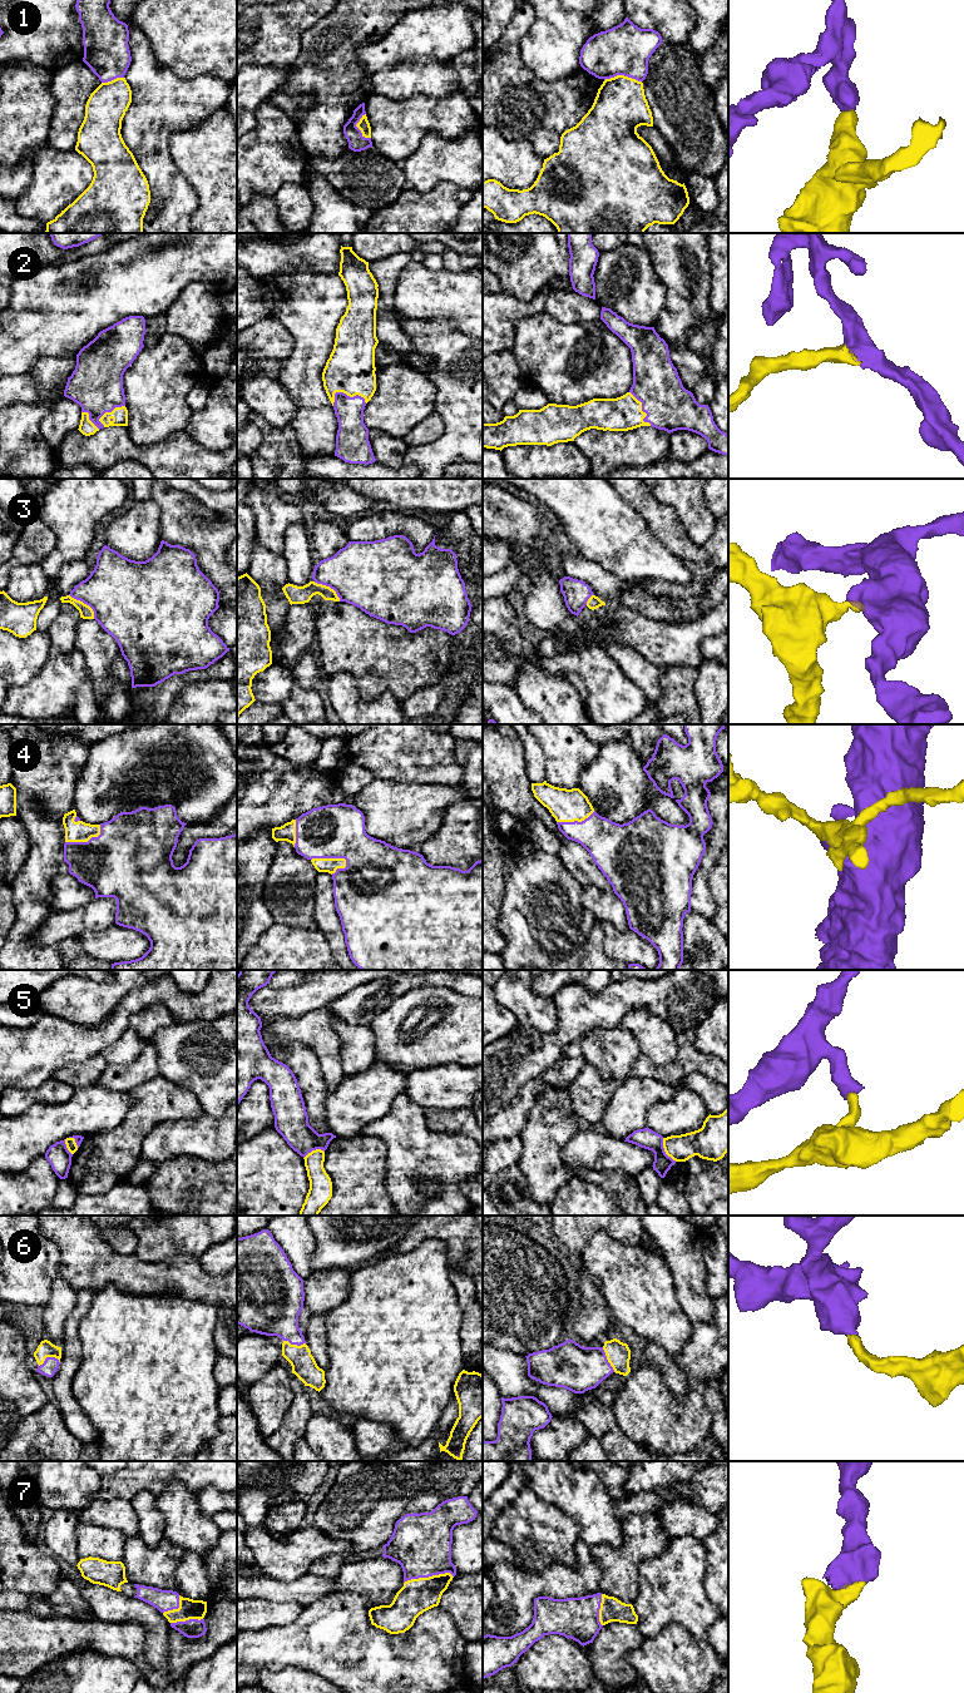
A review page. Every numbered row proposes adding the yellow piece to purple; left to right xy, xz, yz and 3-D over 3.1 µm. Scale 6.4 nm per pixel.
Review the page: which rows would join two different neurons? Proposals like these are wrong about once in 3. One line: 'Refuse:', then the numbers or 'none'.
Refuse: 1, 3, 5

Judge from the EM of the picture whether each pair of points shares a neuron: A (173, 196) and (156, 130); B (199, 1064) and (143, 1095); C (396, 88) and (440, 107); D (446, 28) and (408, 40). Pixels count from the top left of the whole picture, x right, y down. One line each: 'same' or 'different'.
A: same
B: different
C: different
D: same

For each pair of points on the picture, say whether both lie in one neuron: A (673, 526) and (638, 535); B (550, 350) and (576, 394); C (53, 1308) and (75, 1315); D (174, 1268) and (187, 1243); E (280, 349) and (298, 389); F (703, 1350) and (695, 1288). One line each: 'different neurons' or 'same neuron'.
A: different neurons
B: same neuron
C: different neurons
D: different neurons
E: different neurons
F: different neurons

